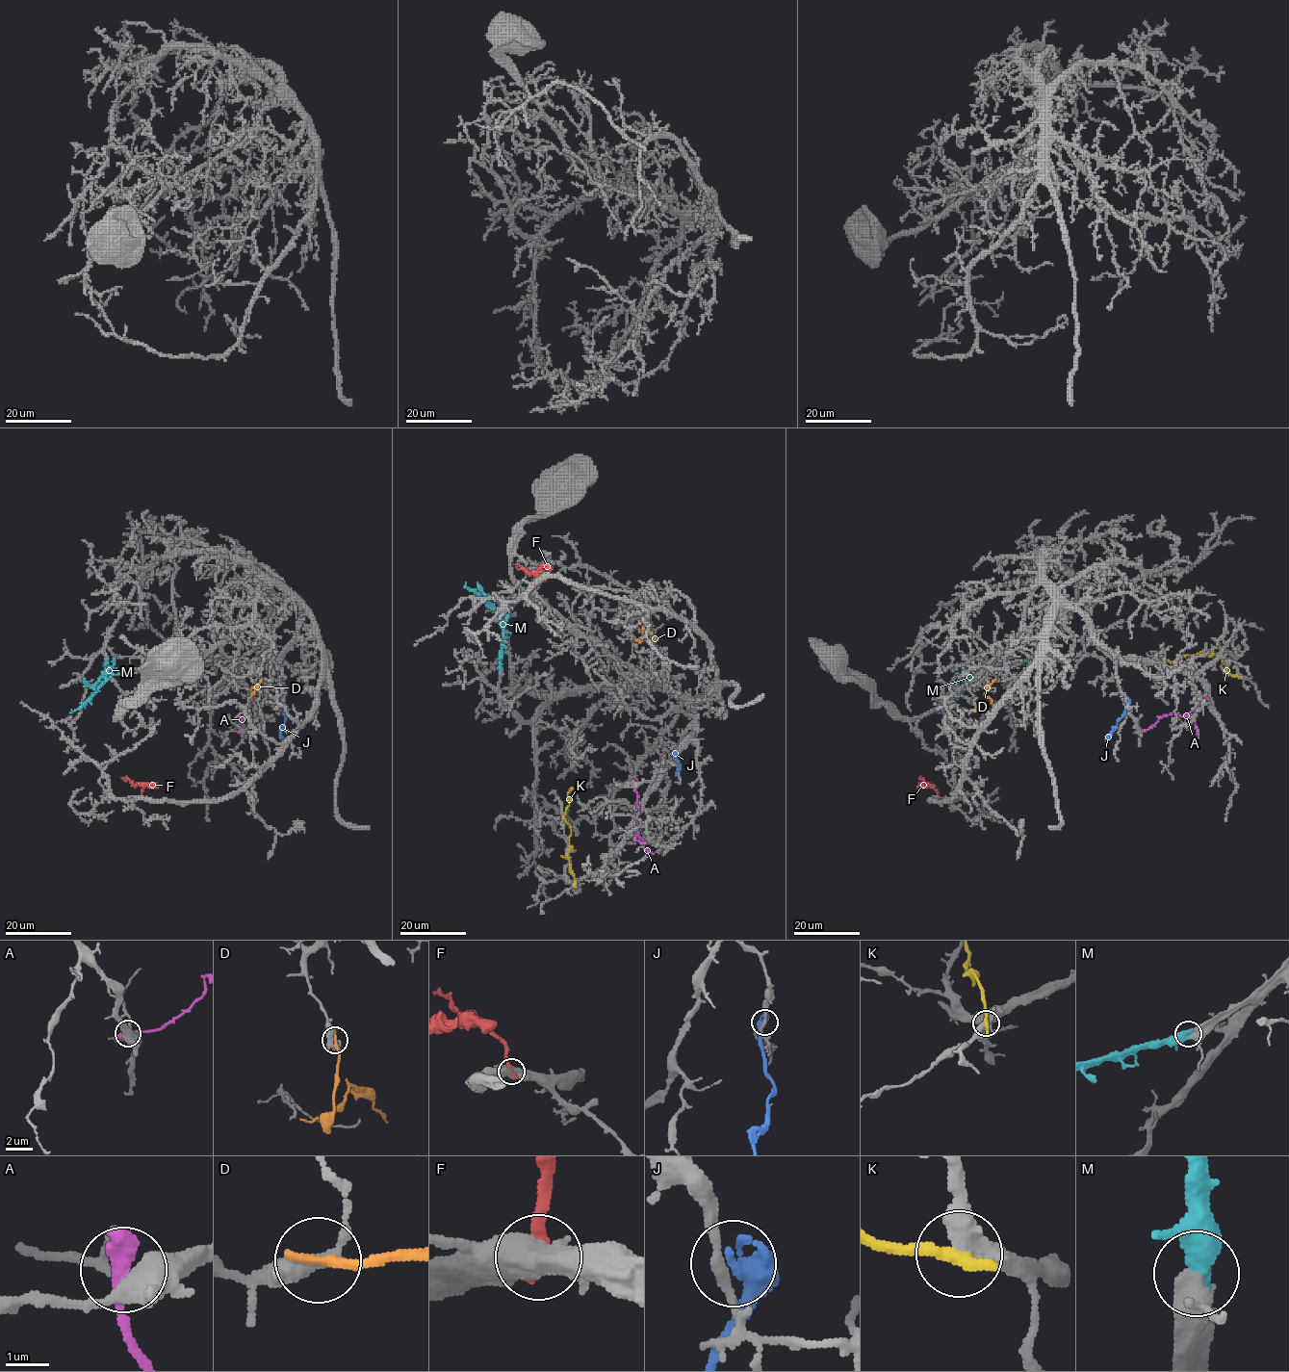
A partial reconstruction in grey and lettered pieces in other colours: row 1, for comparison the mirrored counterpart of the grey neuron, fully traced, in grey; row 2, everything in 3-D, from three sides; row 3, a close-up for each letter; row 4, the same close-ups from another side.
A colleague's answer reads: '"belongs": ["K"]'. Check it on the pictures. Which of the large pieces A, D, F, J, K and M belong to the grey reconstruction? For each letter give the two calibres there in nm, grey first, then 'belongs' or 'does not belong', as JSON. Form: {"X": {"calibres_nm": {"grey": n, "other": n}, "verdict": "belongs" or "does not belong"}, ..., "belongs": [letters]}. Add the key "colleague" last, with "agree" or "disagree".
{"A": {"calibres_nm": {"grey": 420, "other": 480}, "verdict": "does not belong"}, "D": {"calibres_nm": {"grey": 400, "other": 260}, "verdict": "does not belong"}, "F": {"calibres_nm": {"grey": 650, "other": 360}, "verdict": "does not belong"}, "J": {"calibres_nm": {"grey": 200, "other": 550}, "verdict": "does not belong"}, "K": {"calibres_nm": {"grey": 440, "other": 360}, "verdict": "does not belong"}, "M": {"calibres_nm": {"grey": 440, "other": 550}, "verdict": "belongs"}, "belongs": ["M"], "colleague": "disagree"}

